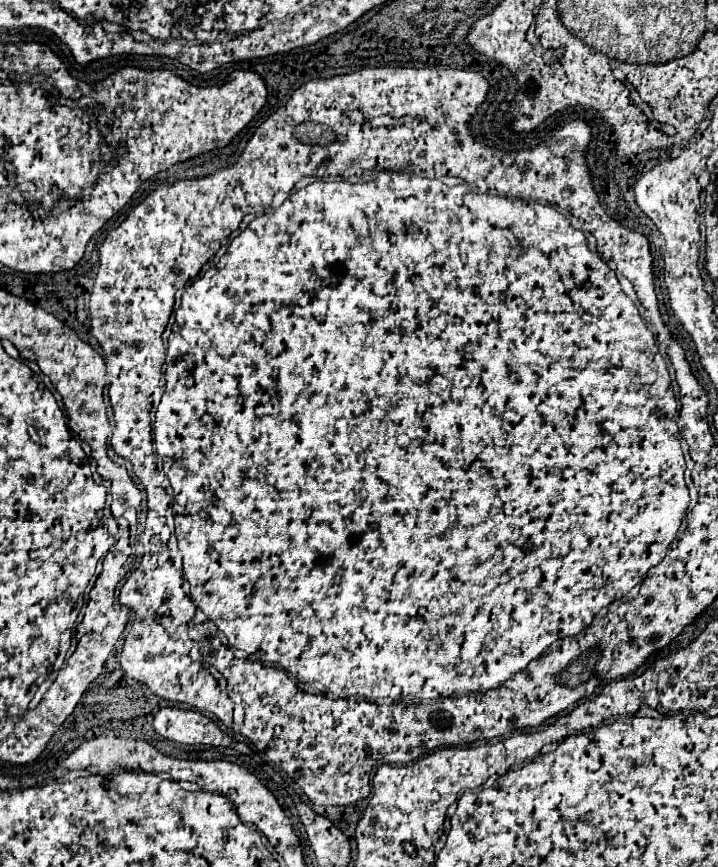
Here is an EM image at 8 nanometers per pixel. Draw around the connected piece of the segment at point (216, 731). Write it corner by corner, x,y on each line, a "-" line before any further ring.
177,707
161,709
153,719
157,735
183,745
211,745
218,747
225,741
225,733
199,711

